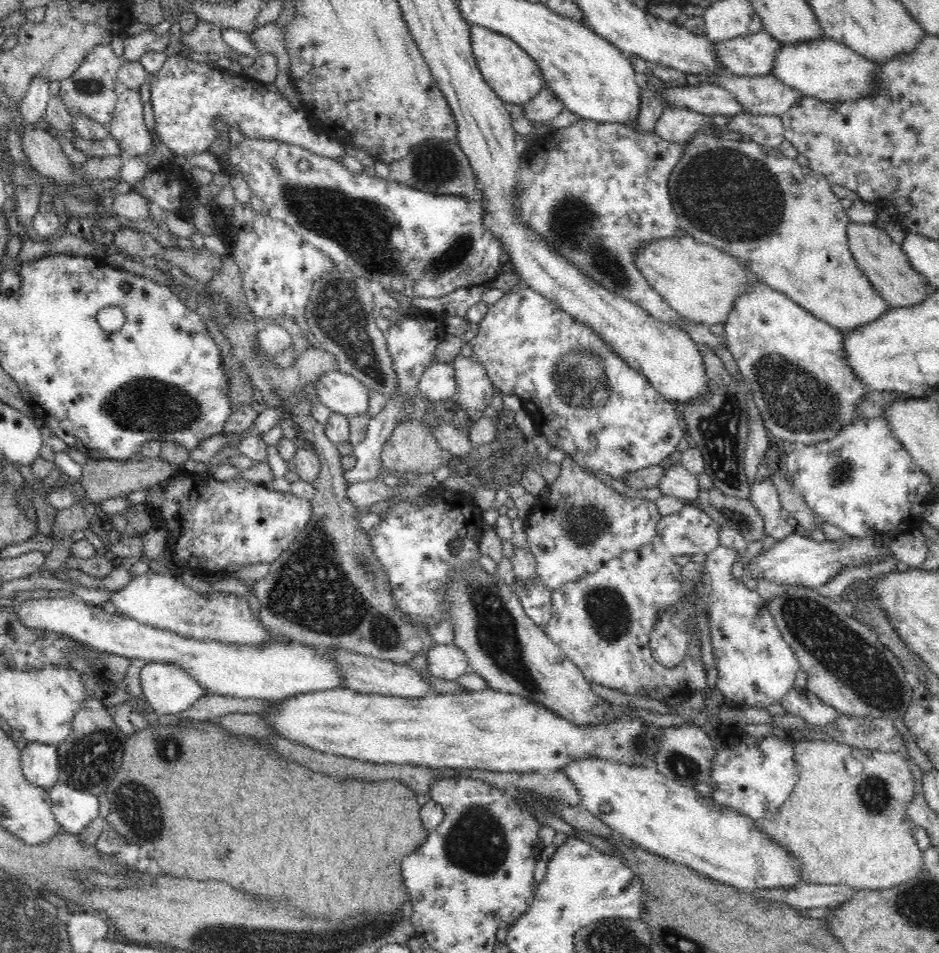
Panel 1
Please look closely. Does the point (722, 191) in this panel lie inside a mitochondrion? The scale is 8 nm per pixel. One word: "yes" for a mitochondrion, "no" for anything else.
yes

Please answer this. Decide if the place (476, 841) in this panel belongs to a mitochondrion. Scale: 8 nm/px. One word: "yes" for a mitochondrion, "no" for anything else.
yes

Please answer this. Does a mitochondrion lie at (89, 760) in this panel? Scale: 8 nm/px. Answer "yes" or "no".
yes

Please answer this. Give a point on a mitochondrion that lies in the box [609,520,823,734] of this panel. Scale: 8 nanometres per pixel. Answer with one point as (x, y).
(670, 630)

